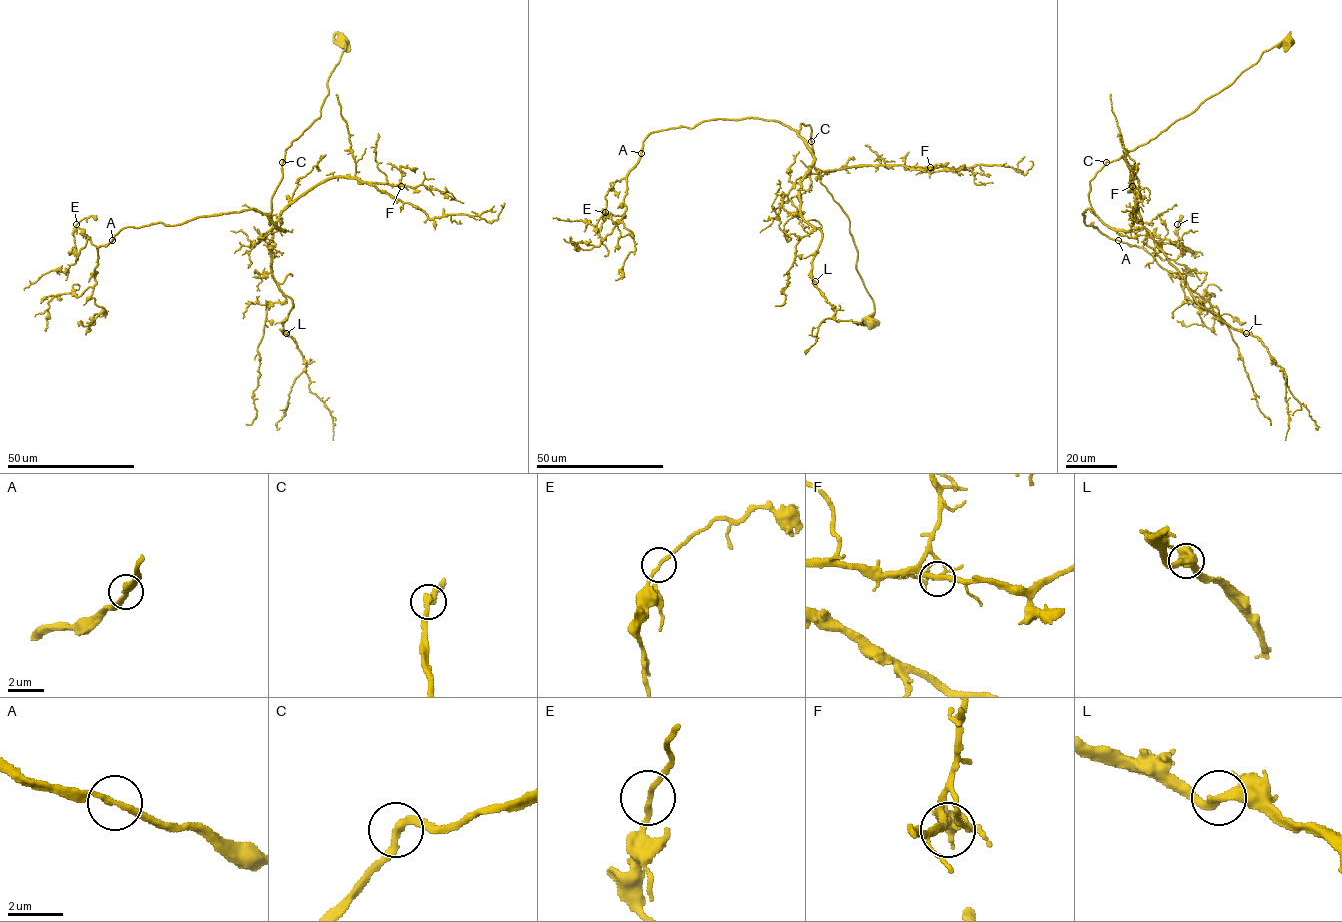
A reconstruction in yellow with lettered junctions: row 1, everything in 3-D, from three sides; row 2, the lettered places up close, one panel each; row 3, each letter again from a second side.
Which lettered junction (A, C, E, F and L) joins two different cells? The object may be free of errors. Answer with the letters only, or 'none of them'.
none of them

